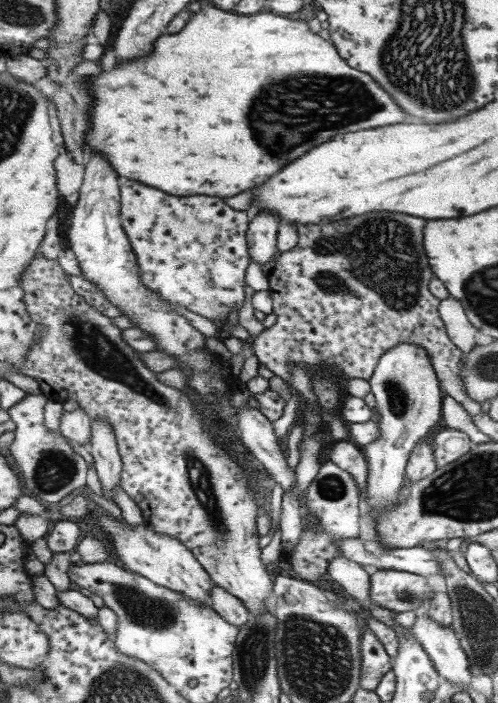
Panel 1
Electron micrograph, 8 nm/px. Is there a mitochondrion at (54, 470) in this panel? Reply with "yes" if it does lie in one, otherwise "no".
yes

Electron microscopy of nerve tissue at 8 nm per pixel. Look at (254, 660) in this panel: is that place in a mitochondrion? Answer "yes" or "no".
yes

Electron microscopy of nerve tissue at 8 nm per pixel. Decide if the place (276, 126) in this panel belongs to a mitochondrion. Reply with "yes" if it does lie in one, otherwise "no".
yes

